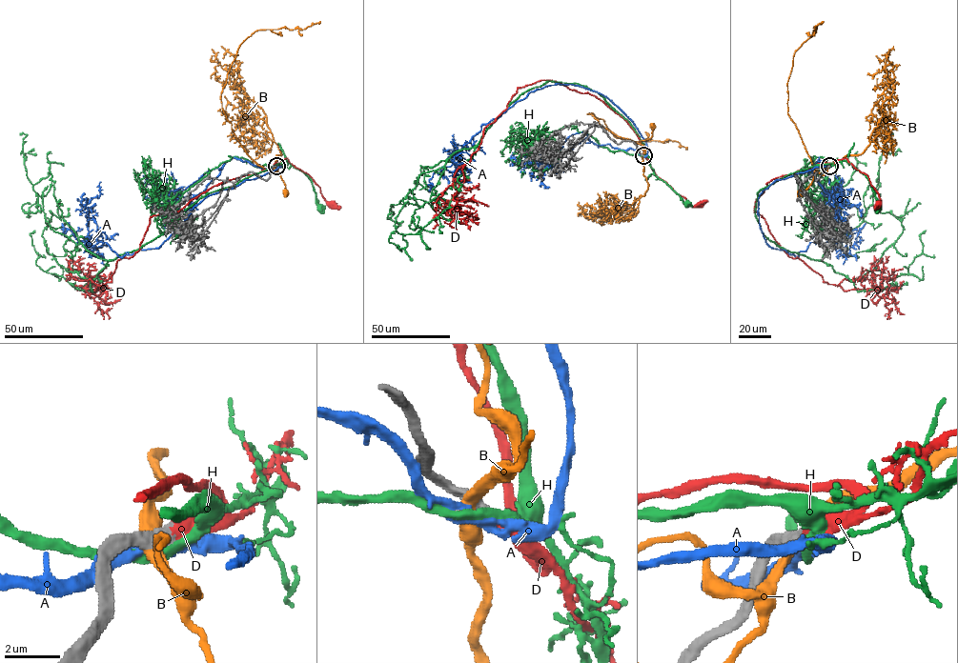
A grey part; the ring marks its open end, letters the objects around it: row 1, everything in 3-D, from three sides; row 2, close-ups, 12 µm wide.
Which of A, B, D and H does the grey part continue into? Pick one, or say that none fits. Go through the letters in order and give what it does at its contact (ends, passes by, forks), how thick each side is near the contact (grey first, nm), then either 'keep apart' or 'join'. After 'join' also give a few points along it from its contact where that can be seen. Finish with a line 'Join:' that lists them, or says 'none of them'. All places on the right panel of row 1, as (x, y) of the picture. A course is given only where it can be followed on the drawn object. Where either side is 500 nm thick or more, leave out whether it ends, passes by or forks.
A: it passes by; calibres 480 and 400 nm; keep apart
B: it passes by; calibres 400 and 360 nm; keep apart
D: calibres 480 and 550 nm; join; course (829, 166), (845, 158), (867, 176), (881, 200), (878, 204)
H: calibres 500 and 380 nm; keep apart
Join: D

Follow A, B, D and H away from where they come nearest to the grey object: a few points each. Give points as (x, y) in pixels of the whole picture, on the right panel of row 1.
A: (829, 166), (775, 180), (760, 194), (760, 227), (772, 248), (797, 257), (818, 241), (824, 182)
B: (828, 166), (826, 169), (823, 166), (815, 169), (810, 185), (800, 191)
D: (829, 166), (845, 158), (867, 176), (881, 200), (878, 204)
H: (829, 166), (800, 170), (757, 193), (755, 216), (770, 241), (821, 260), (863, 220), (883, 149), (901, 151)

